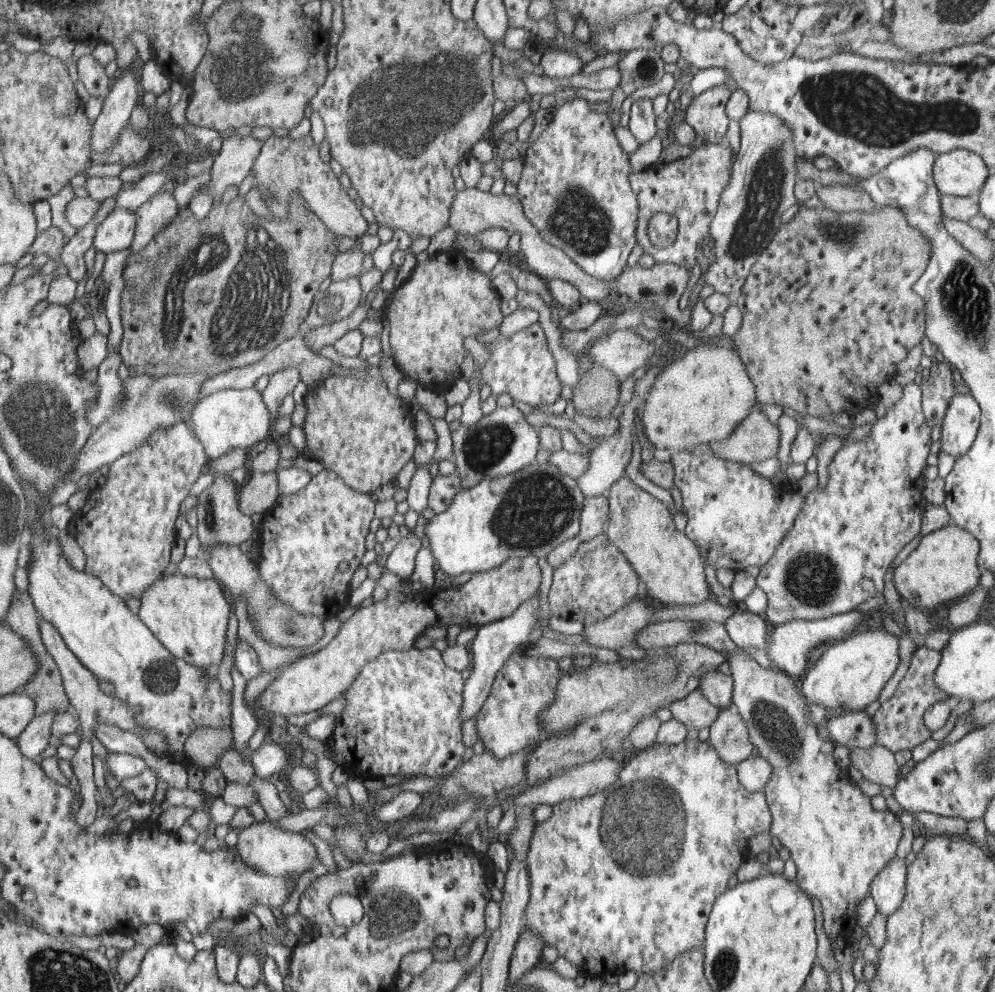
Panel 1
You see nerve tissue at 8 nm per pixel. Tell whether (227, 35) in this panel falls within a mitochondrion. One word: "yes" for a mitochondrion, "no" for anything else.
yes

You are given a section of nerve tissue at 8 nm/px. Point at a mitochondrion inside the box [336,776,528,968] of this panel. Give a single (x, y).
(393, 914)

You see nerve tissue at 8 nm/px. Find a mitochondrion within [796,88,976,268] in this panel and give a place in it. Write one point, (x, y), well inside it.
(840, 232)

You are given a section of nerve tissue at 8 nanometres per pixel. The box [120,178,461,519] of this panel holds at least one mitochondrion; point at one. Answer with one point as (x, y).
(254, 306)

